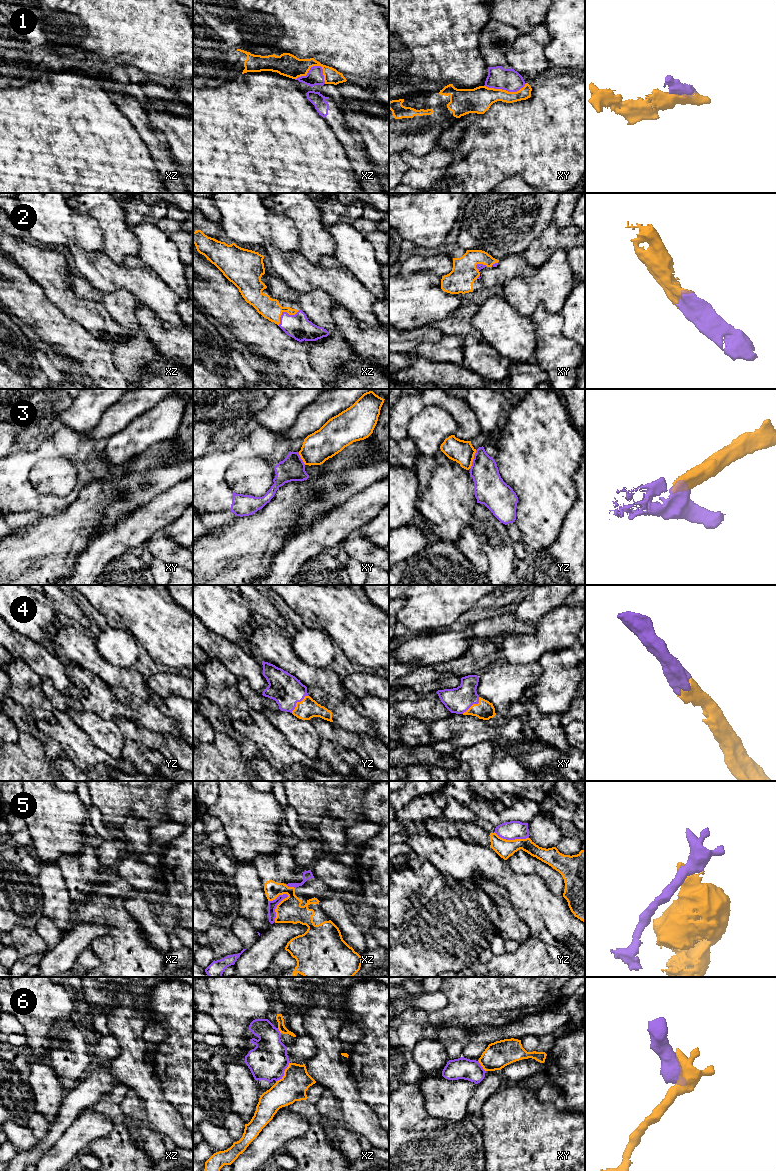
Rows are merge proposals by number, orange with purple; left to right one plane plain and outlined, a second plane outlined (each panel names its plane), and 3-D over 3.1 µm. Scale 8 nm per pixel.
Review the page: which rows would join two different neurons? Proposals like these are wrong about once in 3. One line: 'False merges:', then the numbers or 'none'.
False merges: 1, 3, 5, 6

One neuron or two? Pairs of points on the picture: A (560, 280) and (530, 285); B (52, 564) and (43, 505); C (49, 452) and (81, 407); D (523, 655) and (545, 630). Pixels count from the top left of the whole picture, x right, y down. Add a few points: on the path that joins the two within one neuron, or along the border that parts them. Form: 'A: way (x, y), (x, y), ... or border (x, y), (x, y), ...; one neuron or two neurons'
A: way (553, 281), (549, 285), (537, 285); one neuron
B: border (66, 507), (55, 514), (41, 516); two neurons
C: border (60, 422), (84, 434); two neurons
D: way (530, 648), (544, 637); one neuron

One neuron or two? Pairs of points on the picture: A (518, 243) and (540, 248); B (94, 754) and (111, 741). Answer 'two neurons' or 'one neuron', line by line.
A: two neurons
B: two neurons

